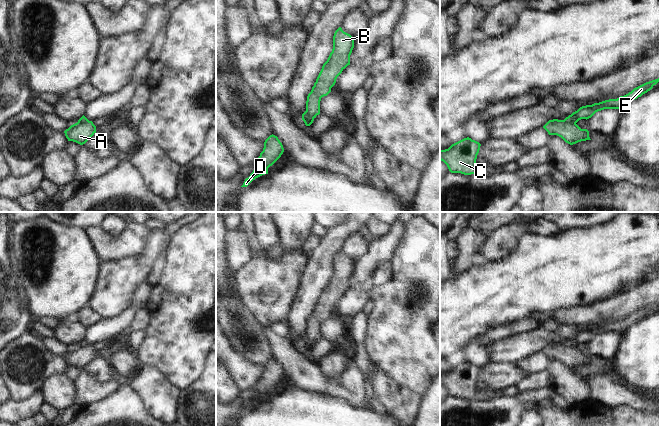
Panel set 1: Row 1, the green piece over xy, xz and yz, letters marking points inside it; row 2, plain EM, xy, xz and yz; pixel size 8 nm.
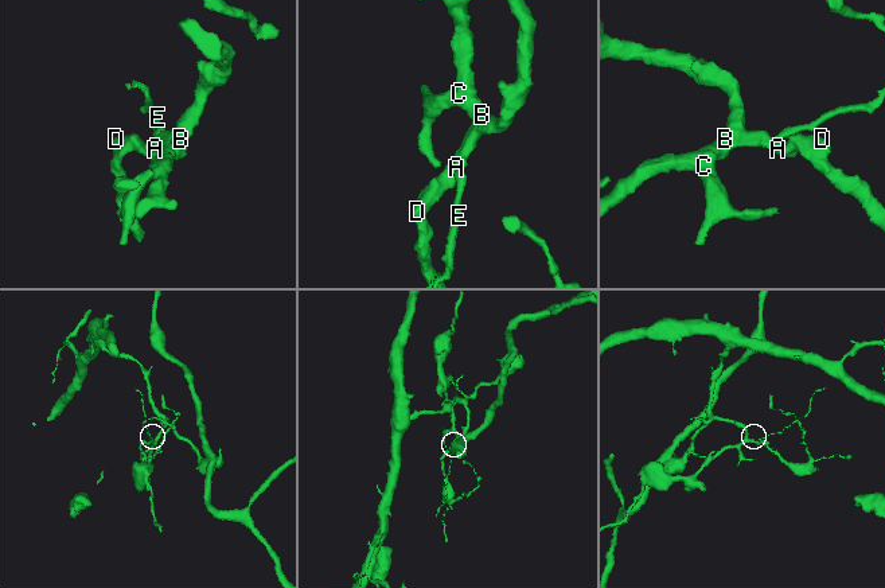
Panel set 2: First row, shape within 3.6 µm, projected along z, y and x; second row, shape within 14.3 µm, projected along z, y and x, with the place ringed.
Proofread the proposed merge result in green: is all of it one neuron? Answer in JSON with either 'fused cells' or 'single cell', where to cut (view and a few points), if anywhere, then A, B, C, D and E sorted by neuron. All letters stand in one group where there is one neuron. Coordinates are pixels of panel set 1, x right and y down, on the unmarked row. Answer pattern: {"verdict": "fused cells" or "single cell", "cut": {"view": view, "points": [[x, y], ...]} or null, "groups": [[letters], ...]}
{"verdict": "fused cells", "cut": {"view": "xz", "points": [[305, 335], [309, 342], [313, 342]]}, "groups": [["A", "B", "C", "D"], ["E"]]}

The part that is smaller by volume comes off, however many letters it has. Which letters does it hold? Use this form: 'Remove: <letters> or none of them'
Remove: E

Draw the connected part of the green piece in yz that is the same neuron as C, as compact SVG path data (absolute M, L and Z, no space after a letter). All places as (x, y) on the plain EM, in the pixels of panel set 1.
M469 361L464 362L448 373L440 374L440 384L447 389L451 397L476 398L480 395L476 388L480 370L479 366Z

